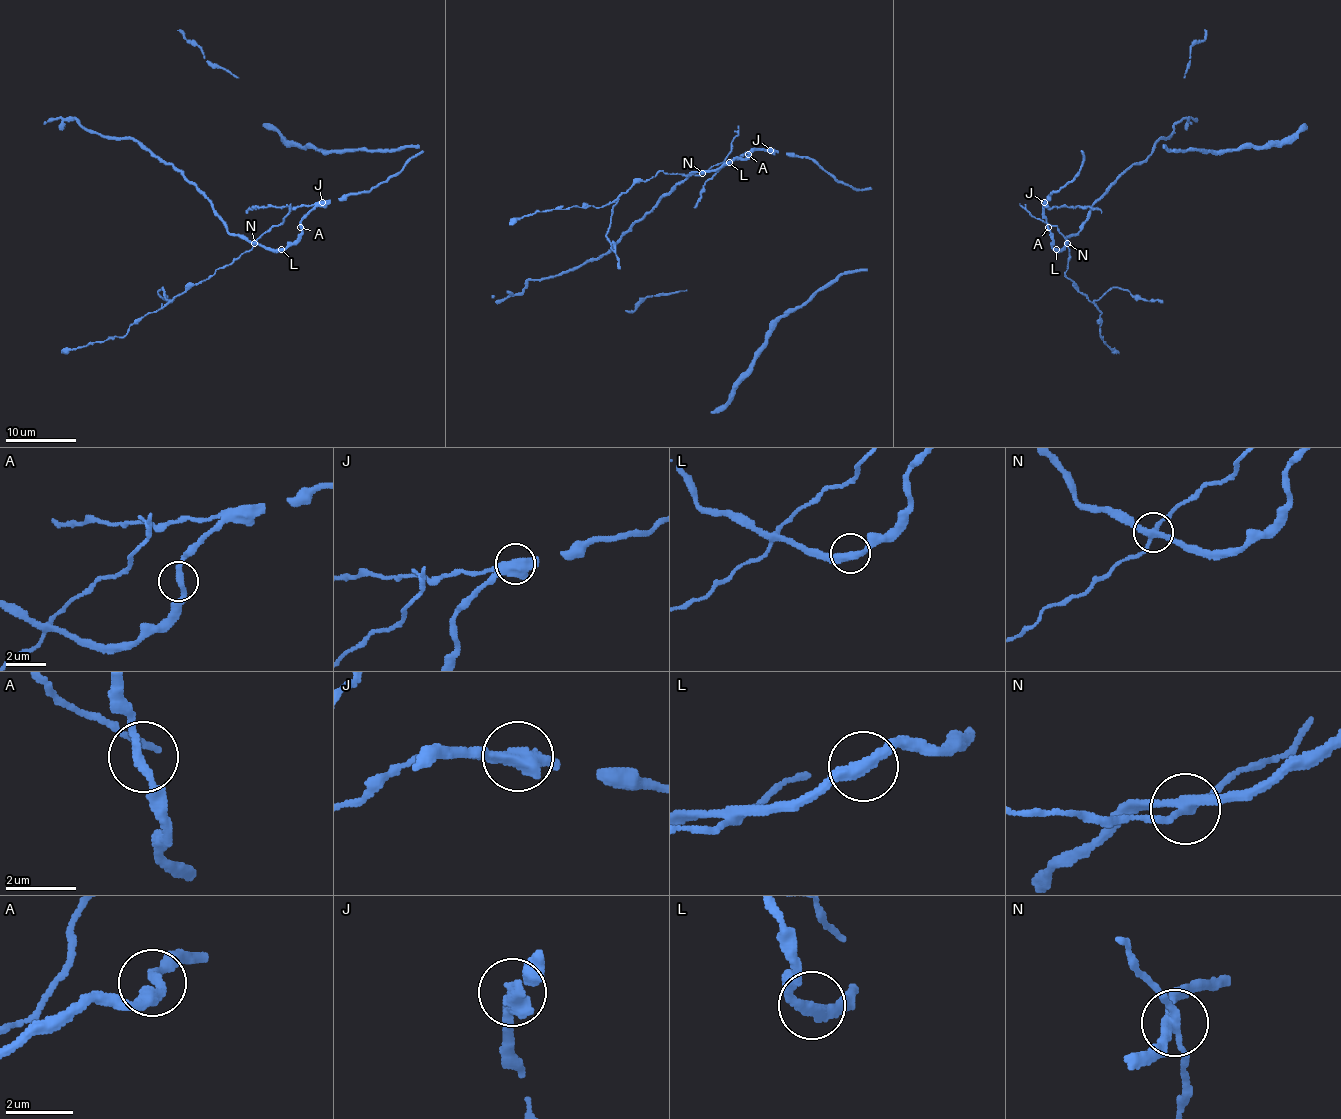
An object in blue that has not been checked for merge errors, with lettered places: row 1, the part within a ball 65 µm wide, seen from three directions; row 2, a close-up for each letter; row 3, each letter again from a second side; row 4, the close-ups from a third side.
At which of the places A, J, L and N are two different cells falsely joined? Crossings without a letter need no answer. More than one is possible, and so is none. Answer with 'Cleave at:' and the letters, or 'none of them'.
Cleave at: J, N

